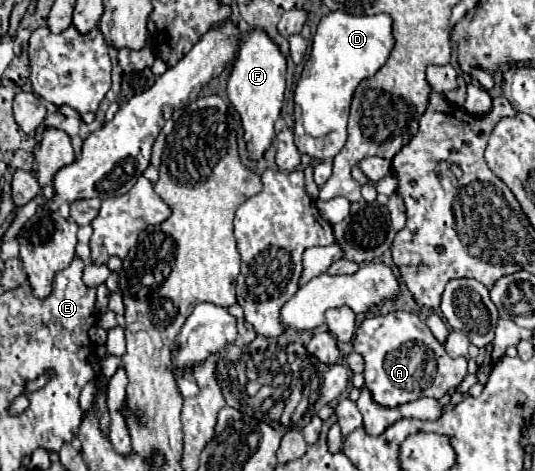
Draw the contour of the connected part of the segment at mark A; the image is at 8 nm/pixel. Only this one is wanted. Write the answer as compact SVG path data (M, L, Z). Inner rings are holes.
M405 311L367 315L355 333L353 347L365 359L365 385L383 407L397 407L419 397L439 399L467 375L467 357L451 359L429 327Z

